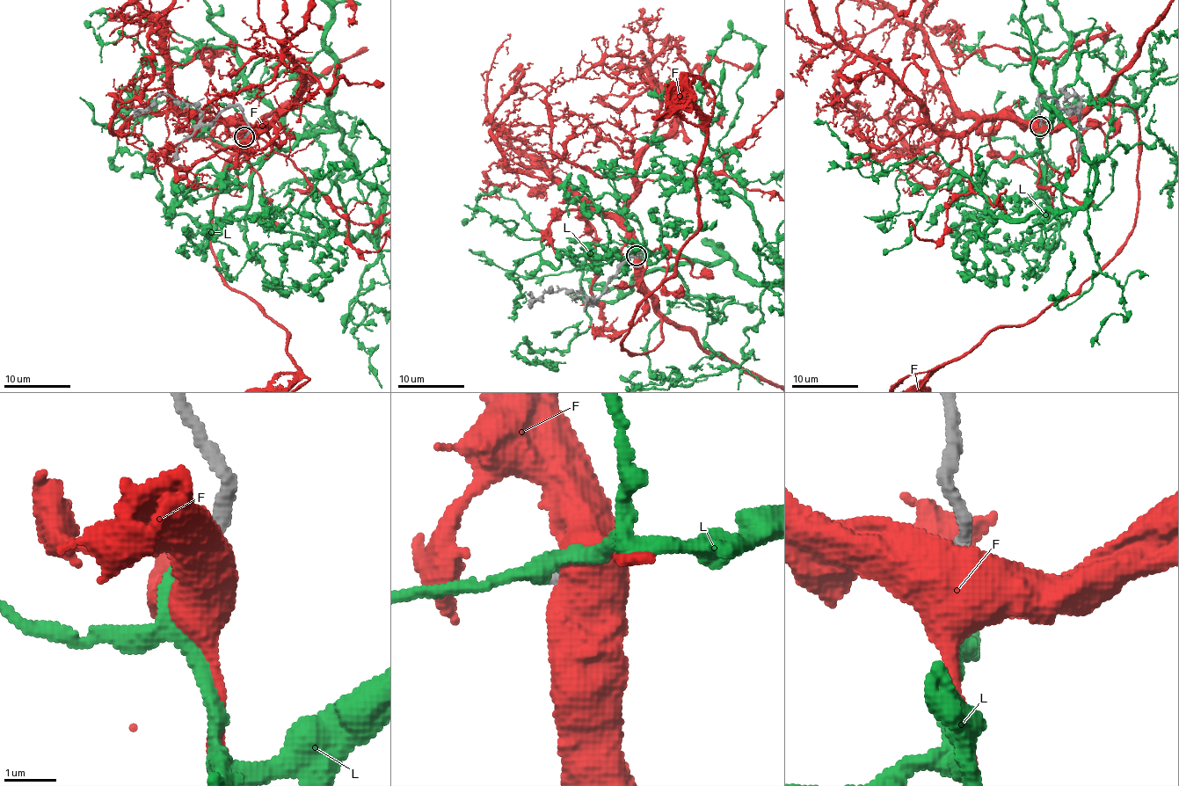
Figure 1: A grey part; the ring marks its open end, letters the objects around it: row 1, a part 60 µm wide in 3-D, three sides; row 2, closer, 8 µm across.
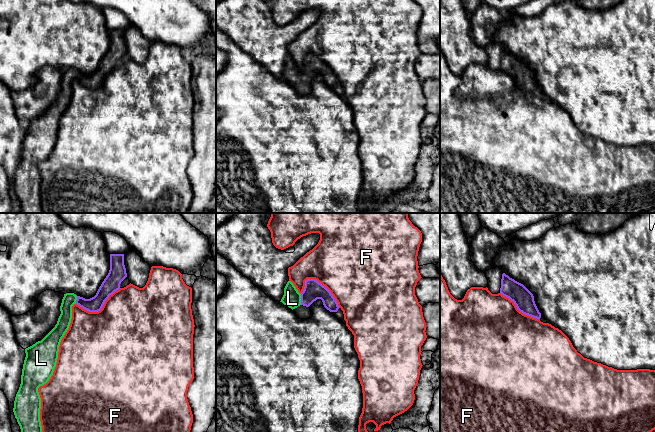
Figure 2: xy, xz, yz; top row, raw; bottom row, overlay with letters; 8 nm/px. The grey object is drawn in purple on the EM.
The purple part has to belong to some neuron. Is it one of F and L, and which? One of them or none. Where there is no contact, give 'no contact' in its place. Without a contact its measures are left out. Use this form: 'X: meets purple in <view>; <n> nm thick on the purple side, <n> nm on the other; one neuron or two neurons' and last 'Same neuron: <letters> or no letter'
F: meets purple in xz; 160 nm thick on the purple side, 500 nm on the other; two neurons
L: meets purple in xz; 160 nm thick on the purple side, 140 nm on the other; one neuron
Same neuron: L

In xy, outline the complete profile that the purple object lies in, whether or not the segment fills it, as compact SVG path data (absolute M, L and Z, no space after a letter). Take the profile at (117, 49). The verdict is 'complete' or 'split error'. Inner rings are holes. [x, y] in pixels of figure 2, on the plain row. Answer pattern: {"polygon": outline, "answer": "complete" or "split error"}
{"polygon": "M110 30L110 46L96 71L90 75L77 72L74 69L66 69L60 82L61 90L55 103L41 116L25 125L26 133L23 140L21 160L14 177L13 188L21 205L21 213L43 213L40 197L41 174L38 164L46 160L53 151L56 143L59 122L62 114L69 105L72 95L72 82L79 81L89 88L98 88L105 77L115 67L120 65L121 58L127 53L124 41L124 30Z", "answer": "split error"}

